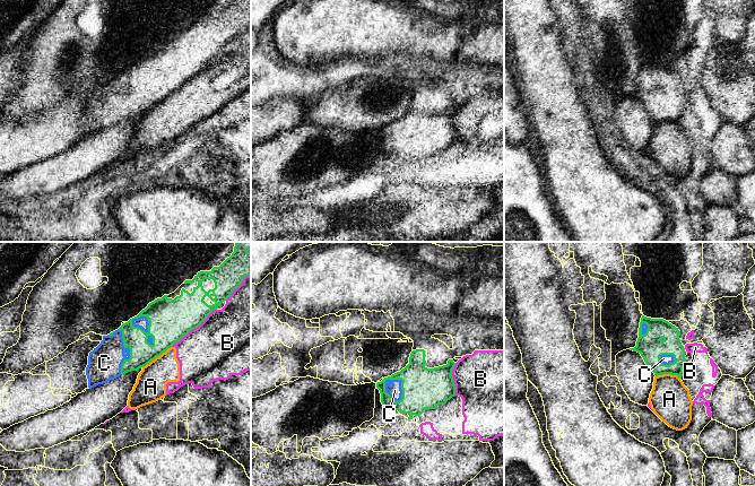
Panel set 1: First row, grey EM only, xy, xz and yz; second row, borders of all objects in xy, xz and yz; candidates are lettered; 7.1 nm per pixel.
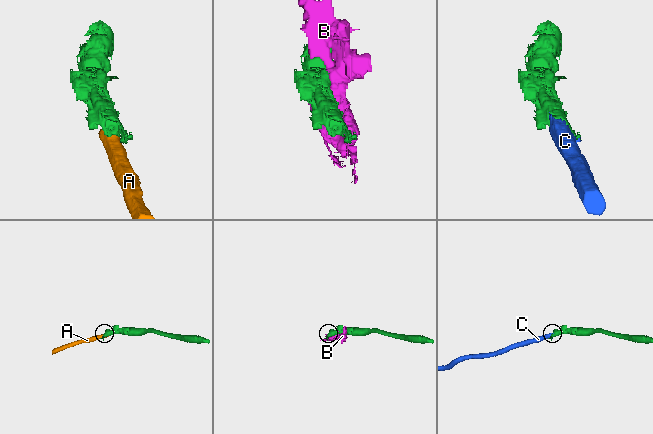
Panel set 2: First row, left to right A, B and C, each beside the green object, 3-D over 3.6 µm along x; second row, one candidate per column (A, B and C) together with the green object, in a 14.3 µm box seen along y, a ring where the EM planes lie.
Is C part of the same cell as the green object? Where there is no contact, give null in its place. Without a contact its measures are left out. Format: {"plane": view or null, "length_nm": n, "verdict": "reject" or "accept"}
{"plane": "xz", "length_nm": 190, "verdict": "accept"}

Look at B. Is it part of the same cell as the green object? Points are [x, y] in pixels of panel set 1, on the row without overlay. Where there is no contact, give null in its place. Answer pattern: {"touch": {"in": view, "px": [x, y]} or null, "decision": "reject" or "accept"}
{"touch": {"in": "xy", "px": [193, 76]}, "decision": "reject"}

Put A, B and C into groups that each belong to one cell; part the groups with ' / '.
A B / C

